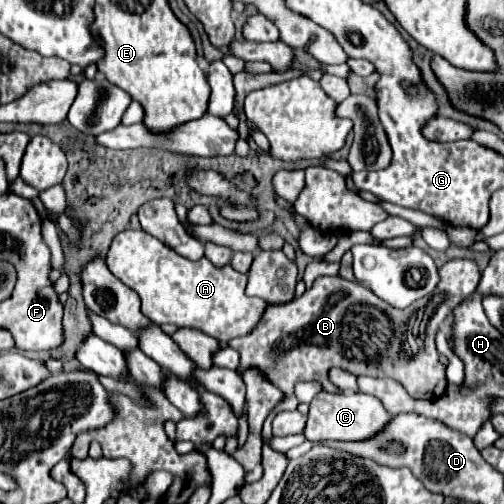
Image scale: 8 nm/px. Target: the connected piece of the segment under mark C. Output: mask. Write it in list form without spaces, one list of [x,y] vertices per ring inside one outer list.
[[[320,391],[308,411],[308,421],[304,427],[304,437],[308,441],[366,441],[390,423],[392,415],[384,409],[378,397],[366,393],[352,393],[352,395],[330,395]]]

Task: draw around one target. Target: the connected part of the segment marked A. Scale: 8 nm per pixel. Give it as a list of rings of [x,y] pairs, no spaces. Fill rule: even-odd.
[[[142,229],[122,231],[114,237],[108,251],[108,267],[124,285],[140,295],[142,313],[152,323],[194,327],[218,341],[248,335],[266,307],[262,299],[246,297],[246,275],[234,271],[230,265],[212,267],[204,257],[190,261]]]

